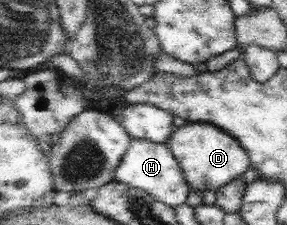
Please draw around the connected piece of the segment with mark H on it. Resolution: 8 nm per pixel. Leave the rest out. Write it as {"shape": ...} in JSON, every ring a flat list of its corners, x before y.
{"shape":[[133,138,128,153,124,155,124,162,116,173,116,179,129,186,146,189,160,201,177,208,190,199,193,189,169,144,156,143,149,139]]}

